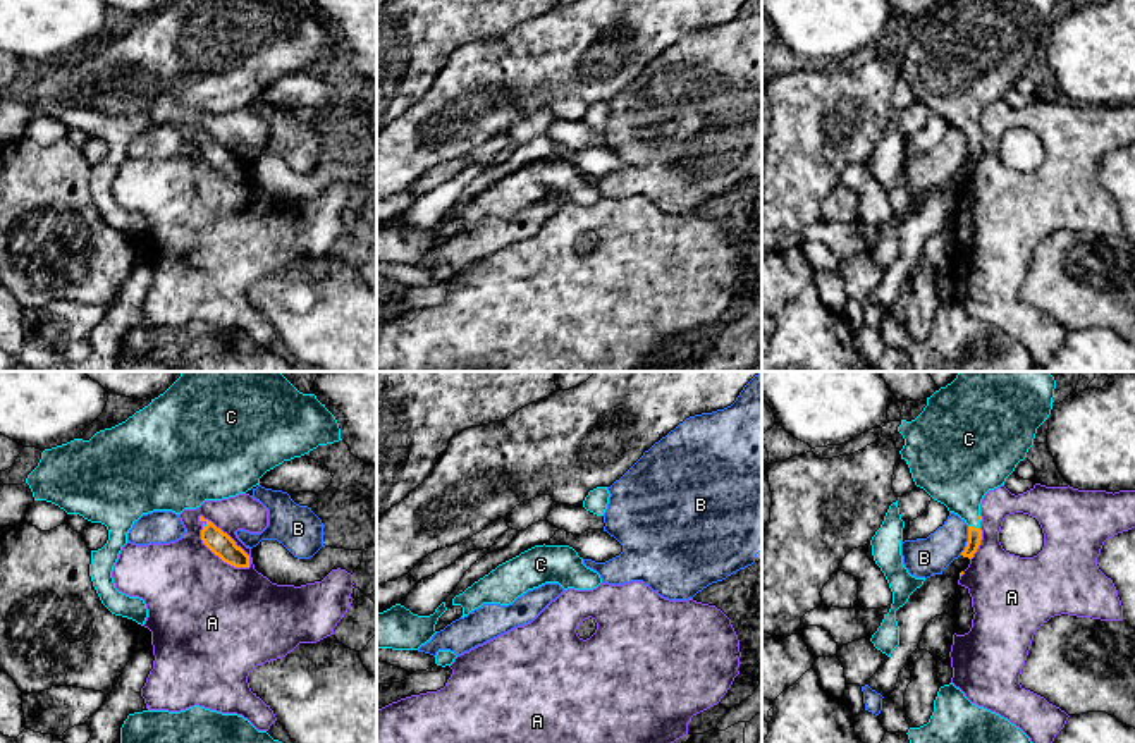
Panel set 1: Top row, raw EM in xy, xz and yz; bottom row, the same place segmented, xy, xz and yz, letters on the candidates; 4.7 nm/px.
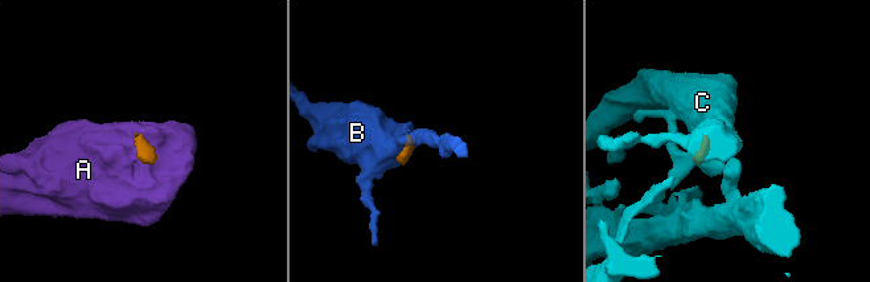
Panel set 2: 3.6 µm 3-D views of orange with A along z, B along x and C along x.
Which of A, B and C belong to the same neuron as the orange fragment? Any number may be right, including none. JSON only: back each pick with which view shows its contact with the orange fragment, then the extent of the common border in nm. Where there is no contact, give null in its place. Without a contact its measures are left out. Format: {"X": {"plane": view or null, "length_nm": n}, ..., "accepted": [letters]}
{"C": {"plane": "yz", "length_nm": 60}, "accepted": ["C"]}

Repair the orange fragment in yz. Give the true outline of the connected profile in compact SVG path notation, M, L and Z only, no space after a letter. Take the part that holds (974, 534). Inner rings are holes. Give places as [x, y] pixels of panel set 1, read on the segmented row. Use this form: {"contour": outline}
{"contour": "M958 372L956 378L927 397L927 406L911 421L901 420L905 439L899 451L917 487L944 504L968 525L963 557L977 552L980 504L989 490L1004 485L1034 445L1037 428L1052 409L1056 380L1049 372Z"}

